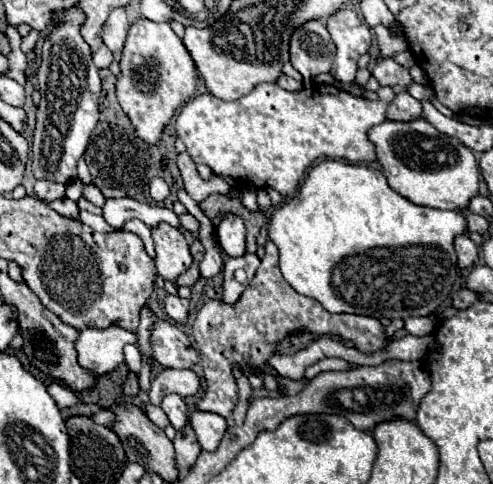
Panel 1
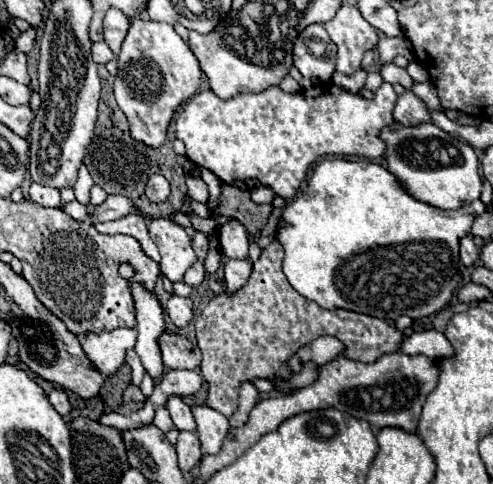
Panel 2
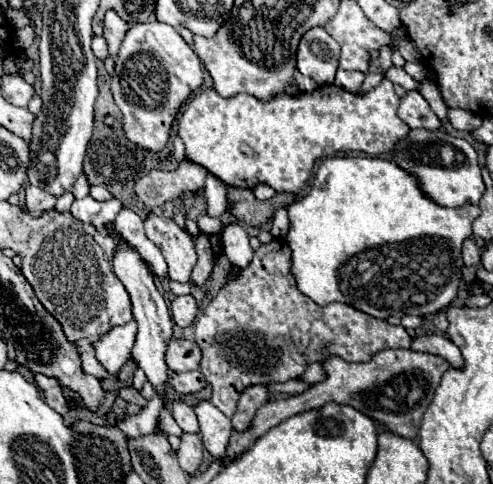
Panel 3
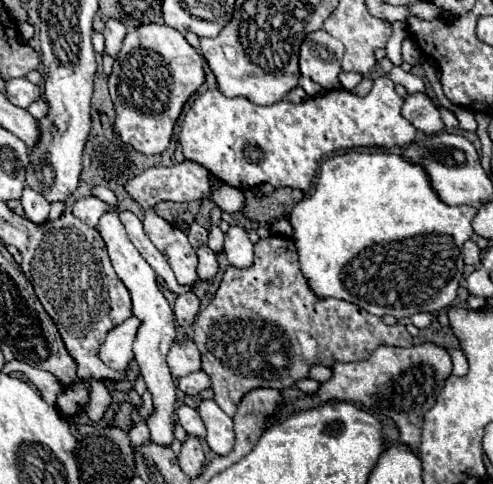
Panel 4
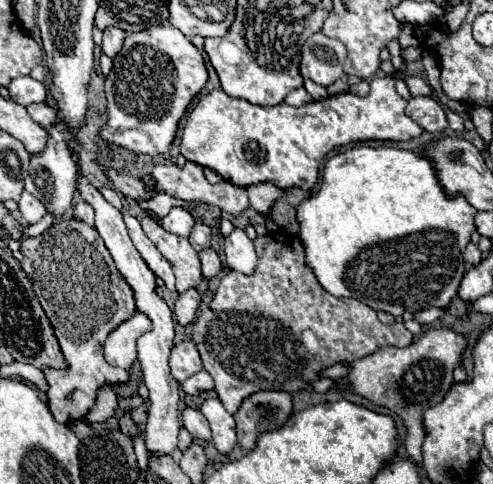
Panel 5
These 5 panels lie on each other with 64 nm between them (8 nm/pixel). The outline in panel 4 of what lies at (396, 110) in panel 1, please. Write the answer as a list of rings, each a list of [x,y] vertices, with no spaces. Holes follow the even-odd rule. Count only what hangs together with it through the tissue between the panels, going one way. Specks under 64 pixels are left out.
[[[408,94],[404,98],[402,116],[408,122],[412,122],[420,132],[426,132],[426,134],[436,134],[444,130],[440,114],[434,108],[428,94]]]

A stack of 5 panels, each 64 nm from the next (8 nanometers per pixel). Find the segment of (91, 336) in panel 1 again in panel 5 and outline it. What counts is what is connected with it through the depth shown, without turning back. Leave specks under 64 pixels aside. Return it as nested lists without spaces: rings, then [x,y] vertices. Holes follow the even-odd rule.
[[[134,314],[122,322],[104,342],[104,358],[108,364],[130,370],[136,360],[136,338],[150,328],[150,320],[144,314]]]

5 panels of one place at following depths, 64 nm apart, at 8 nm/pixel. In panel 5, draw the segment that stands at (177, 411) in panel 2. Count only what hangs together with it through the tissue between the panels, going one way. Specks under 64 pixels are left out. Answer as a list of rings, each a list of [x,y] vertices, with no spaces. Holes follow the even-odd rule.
[[[194,408],[182,410],[182,424],[194,438],[210,440],[210,428],[208,428],[208,422],[200,410],[194,410]]]

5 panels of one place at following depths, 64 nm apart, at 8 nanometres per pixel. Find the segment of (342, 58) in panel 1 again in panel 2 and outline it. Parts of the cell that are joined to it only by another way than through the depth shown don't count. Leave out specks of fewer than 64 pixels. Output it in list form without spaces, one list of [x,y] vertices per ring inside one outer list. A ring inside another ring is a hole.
[[[344,4],[338,14],[324,24],[332,42],[338,46],[336,72],[352,76],[360,68],[364,52],[372,50],[378,42],[376,30],[362,18],[360,10],[352,4]]]

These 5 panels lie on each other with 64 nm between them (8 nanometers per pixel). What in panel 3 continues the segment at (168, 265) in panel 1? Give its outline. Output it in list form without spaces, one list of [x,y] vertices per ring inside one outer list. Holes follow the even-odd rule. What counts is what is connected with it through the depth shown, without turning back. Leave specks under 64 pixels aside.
[[[150,214],[144,222],[146,236],[160,248],[168,264],[168,276],[176,282],[188,282],[196,264],[196,250],[188,232],[176,226],[172,220]]]

